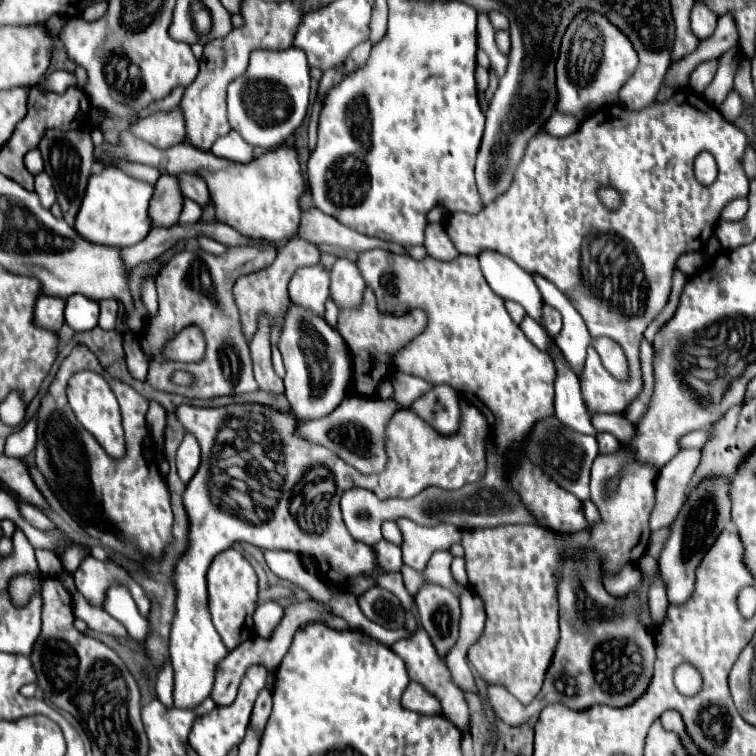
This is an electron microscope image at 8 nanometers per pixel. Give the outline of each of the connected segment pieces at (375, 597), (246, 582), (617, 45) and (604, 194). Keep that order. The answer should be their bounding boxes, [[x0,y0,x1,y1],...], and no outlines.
[[357,586,405,630],[207,548,257,651],[557,10,635,114],[599,188,621,208]]

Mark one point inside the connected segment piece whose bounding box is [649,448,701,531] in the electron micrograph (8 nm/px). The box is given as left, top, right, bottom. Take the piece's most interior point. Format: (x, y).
(671, 485)

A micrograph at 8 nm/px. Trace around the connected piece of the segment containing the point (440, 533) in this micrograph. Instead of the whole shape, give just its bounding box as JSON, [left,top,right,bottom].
[397,520,461,572]

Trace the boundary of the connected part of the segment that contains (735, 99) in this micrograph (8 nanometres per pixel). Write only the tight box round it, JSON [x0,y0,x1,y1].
[718,90,743,122]

